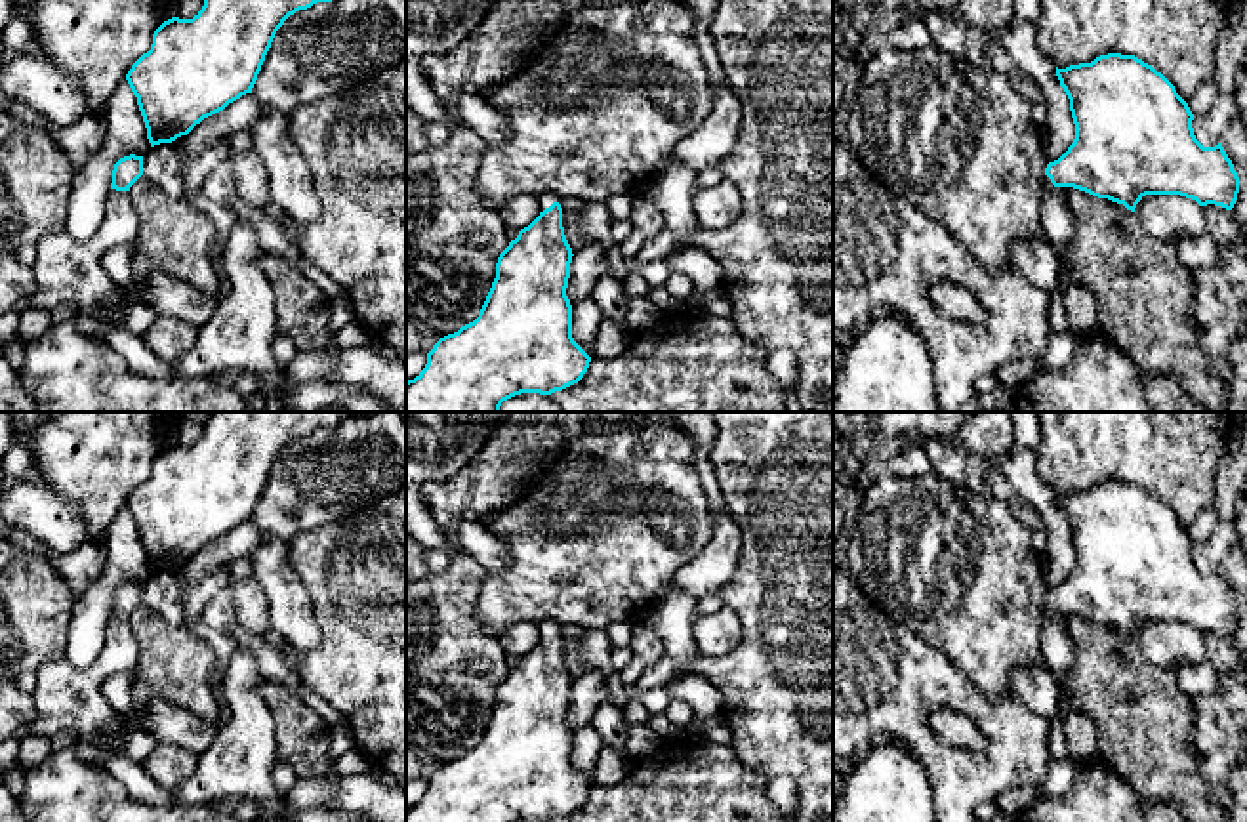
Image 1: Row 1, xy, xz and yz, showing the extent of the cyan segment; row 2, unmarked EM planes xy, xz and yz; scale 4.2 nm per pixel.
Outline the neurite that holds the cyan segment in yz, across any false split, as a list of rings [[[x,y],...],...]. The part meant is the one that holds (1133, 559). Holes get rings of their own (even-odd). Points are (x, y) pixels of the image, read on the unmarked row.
[[[1108,481],[1091,490],[1056,494],[1056,503],[1070,526],[1075,566],[1045,595],[1039,643],[1049,671],[1062,675],[1075,658],[1075,645],[1060,620],[1062,614],[1108,626],[1131,639],[1146,622],[1180,622],[1199,633],[1234,635],[1239,605],[1222,570],[1203,574],[1196,566],[1188,530],[1152,492],[1135,483]]]

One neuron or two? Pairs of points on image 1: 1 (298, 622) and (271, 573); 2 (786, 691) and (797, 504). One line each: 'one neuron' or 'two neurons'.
1: one neuron
2: one neuron

